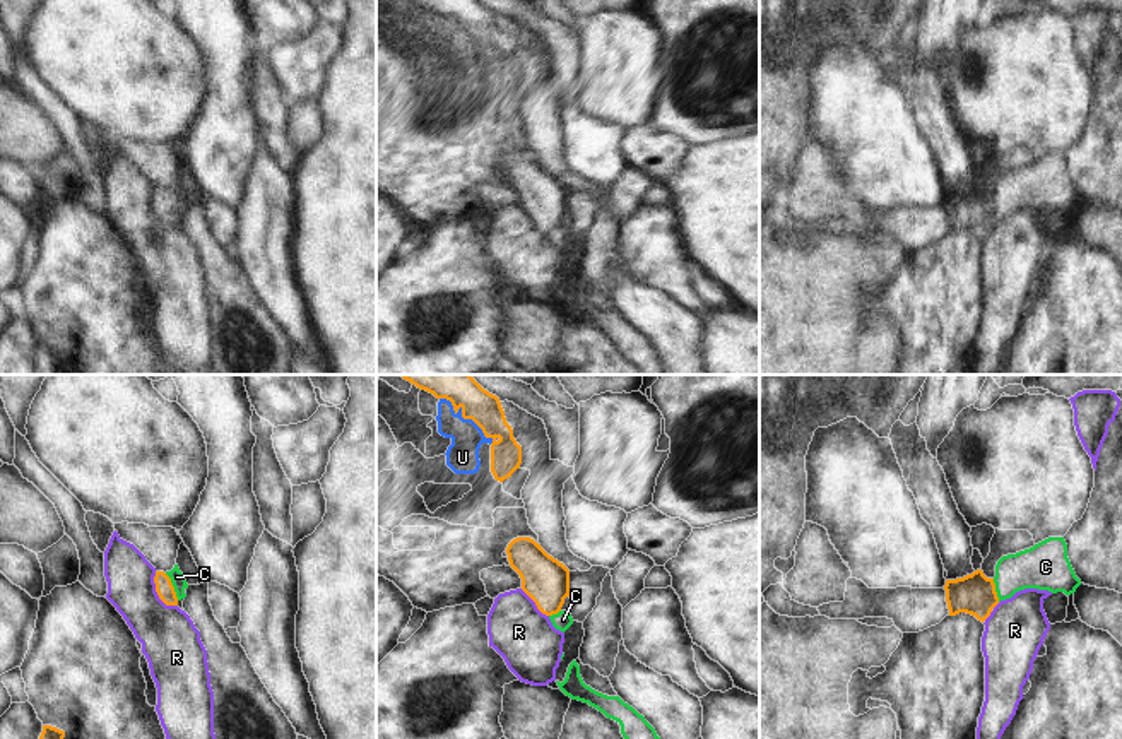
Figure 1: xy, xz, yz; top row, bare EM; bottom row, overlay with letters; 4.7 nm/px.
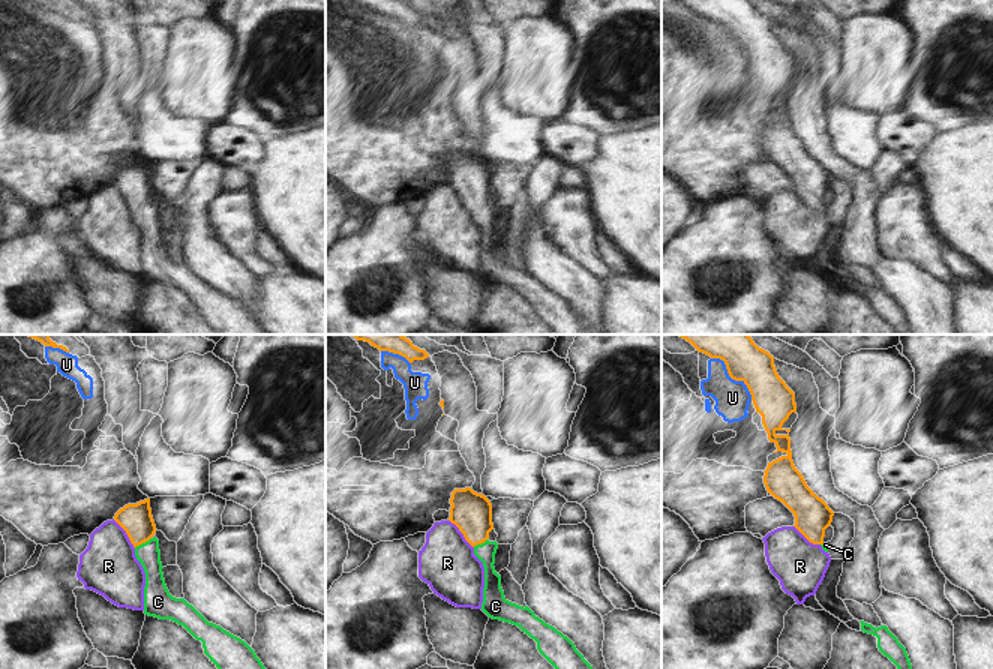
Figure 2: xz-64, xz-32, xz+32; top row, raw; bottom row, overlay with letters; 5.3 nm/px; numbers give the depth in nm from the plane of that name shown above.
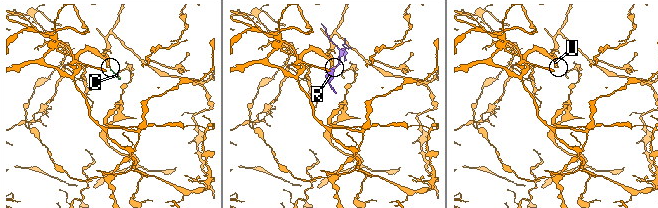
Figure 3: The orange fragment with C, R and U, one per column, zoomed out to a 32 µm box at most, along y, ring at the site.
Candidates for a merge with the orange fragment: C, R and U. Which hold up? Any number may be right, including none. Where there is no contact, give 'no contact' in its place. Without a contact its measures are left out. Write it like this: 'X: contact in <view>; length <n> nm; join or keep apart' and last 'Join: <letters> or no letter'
C: contact in xy; length 140 nm; join
R: contact in xy; length 200 nm; keep apart
U: contact in xz; length 340 nm; join
Join: C, U

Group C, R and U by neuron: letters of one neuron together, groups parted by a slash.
C U / R

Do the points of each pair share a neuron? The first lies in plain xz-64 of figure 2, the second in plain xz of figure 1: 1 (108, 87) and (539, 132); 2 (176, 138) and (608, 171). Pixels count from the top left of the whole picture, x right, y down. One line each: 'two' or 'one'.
1: two
2: one

